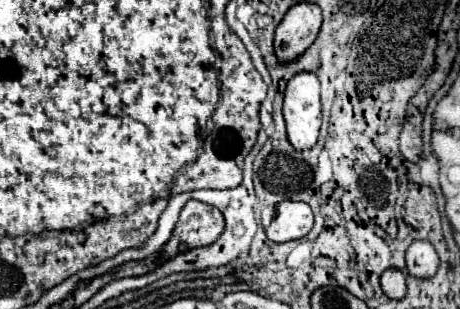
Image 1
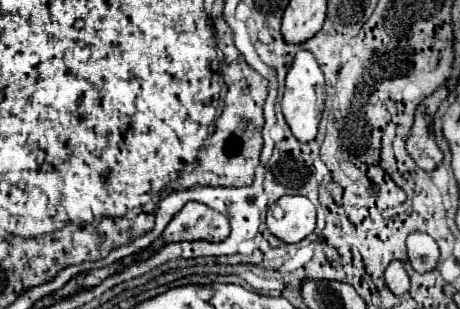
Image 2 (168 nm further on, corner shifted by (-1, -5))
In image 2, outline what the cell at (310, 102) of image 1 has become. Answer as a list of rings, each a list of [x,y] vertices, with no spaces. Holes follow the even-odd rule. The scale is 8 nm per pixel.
[[[299,51],[295,55],[295,61],[293,61],[289,73],[287,73],[285,93],[281,99],[281,111],[283,111],[285,121],[291,127],[297,141],[311,143],[317,137],[317,127],[319,127],[319,119],[323,113],[323,103],[325,103],[323,73],[321,73],[315,57],[309,51]]]

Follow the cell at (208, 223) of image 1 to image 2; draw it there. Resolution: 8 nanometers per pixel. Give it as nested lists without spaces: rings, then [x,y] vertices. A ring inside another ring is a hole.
[[[187,203],[167,225],[163,235],[147,249],[147,259],[163,245],[173,241],[209,241],[221,243],[229,235],[229,221],[203,203]]]

